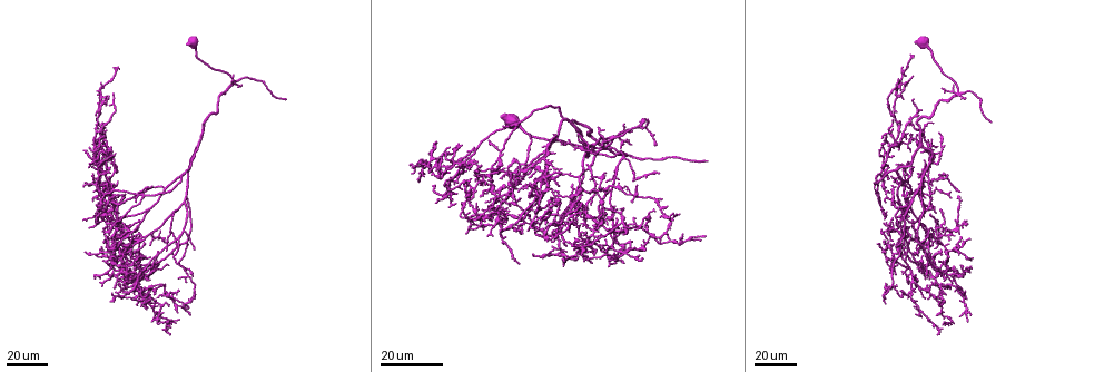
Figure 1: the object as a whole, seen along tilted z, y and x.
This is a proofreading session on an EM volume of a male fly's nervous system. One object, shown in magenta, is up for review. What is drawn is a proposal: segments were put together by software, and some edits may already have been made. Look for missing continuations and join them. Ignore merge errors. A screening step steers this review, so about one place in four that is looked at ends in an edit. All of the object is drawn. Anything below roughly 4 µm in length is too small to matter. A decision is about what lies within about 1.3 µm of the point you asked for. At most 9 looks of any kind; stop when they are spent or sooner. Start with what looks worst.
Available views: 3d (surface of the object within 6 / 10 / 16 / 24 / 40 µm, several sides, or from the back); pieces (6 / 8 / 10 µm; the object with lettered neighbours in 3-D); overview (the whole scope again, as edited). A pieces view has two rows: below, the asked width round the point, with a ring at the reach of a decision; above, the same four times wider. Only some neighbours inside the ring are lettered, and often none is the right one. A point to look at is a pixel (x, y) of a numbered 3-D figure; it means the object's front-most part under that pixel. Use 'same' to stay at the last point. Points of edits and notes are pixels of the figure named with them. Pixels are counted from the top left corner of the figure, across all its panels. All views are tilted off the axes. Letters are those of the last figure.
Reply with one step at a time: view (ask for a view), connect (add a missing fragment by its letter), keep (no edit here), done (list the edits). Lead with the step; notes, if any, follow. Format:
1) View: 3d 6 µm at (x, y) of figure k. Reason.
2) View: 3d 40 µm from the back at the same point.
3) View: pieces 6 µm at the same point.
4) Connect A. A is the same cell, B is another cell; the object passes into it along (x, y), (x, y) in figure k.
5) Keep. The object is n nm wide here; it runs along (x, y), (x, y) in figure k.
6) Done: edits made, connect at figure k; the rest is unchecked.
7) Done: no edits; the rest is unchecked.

View: 3d 24 µm at (991, 120) of figure 1. Free end.

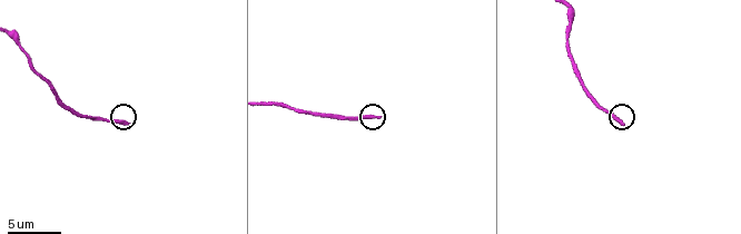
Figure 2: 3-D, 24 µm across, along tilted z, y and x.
View: pieces 8 µm at (126, 123) of figure 2. See the neighbours.

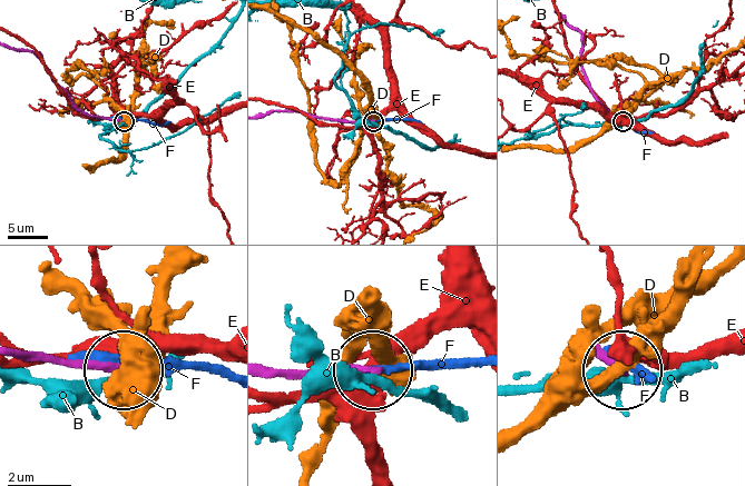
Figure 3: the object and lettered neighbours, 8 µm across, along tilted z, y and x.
Keep. B, D, E and F are other cells; none of them fits.

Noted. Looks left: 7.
View: 3d 40 µm at (95, 212) of figure 1. Branch stops here.

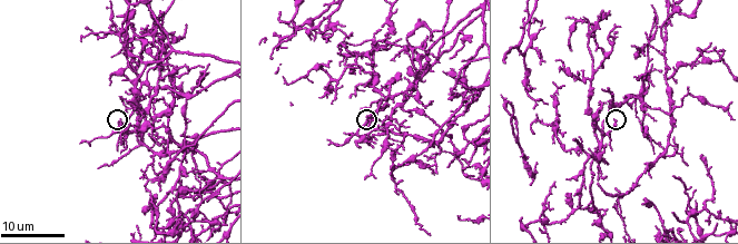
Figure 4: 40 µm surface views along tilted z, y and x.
View: pieces 8 µm at (119, 118) of figure 4.

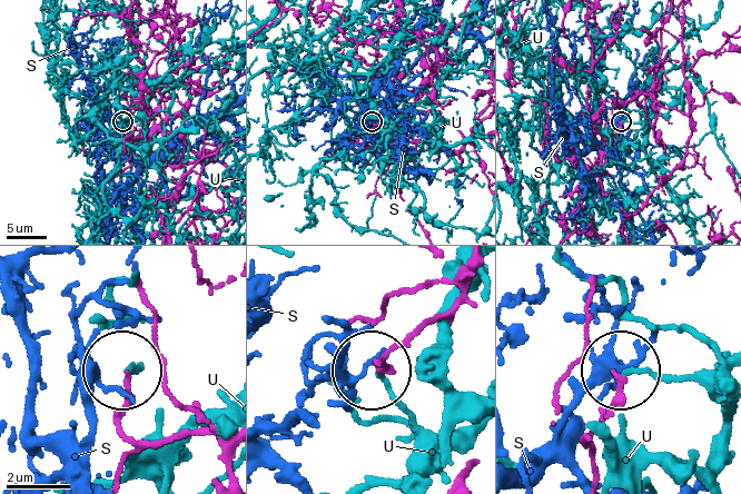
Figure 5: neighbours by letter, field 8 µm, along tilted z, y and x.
Keep. The object is 180 nm wide here; S and U are other cells; it runs along (583, 435), (621, 375) in figure 5; no lettered fragment goes on from it.

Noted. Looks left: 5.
View: 3d 24 µm at (180, 137) of figure 4. An open end.

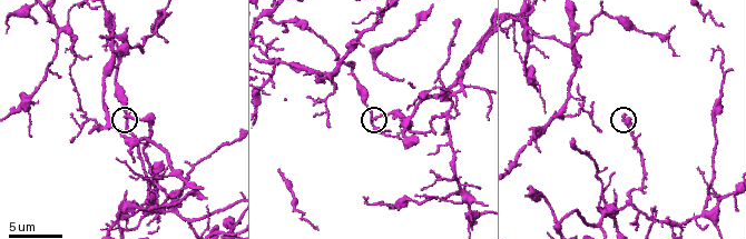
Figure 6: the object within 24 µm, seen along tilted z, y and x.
View: pieces 6 µm at (127, 117) of figure 6.

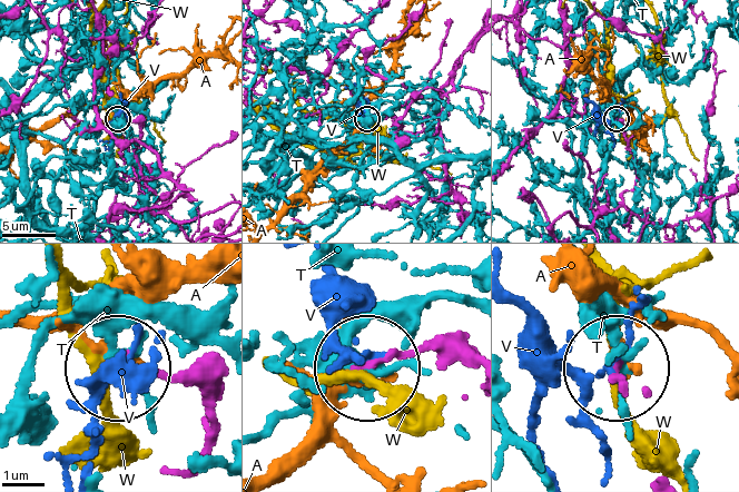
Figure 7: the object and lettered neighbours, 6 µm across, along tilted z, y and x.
Keep. A, T, V and W are other cells; no lettered fragment goes on from it.

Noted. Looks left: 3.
View: 3d 16 µm at (539, 64) of figure 4. Free end.

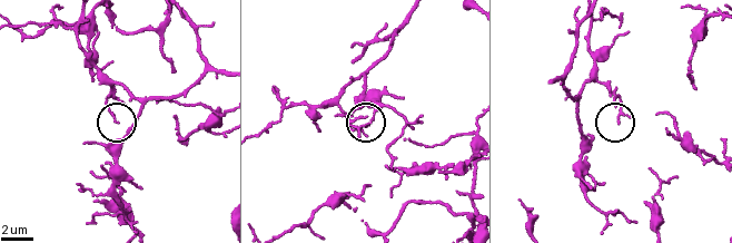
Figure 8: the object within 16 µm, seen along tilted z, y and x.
View: pieces 6 µm at (619, 121) of figure 8.

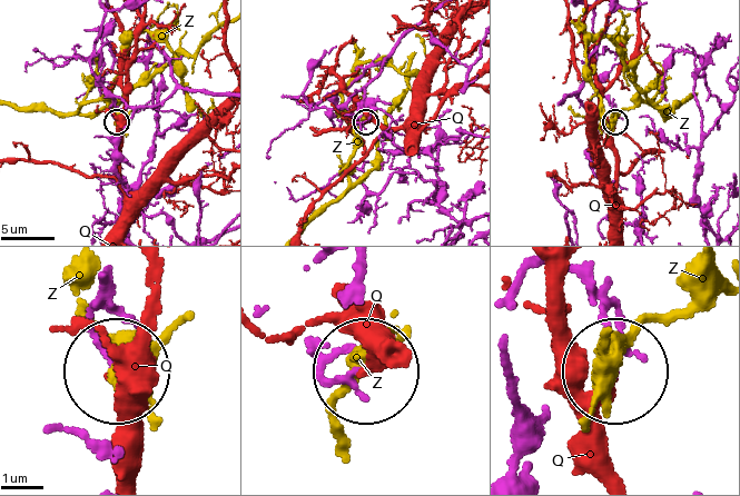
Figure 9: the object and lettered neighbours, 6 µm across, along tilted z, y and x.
Keep. The object is 140 nm wide here; Q and Z are other cells; none of them fits.

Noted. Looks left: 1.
Done: no edits; the rest is unchecked.

